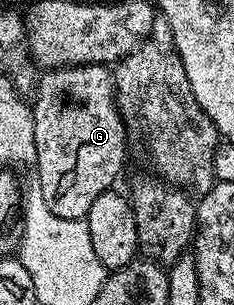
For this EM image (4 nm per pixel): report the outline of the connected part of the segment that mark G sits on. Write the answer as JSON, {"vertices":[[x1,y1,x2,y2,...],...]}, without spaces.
{"vertices":[[88,63,78,67,54,67,46,70,37,80,37,94,32,96,31,106,33,109,33,124,35,125,35,145,37,146,37,161,35,170,41,180,39,186,43,193,45,207,55,213,55,217,64,219,84,219,91,209,91,204,95,202,95,197,99,197,103,192,110,190,113,183,121,175,121,170,125,167,125,131,127,124,121,118,121,112,117,110,117,97,113,89,113,76,108,66,100,63]]}

